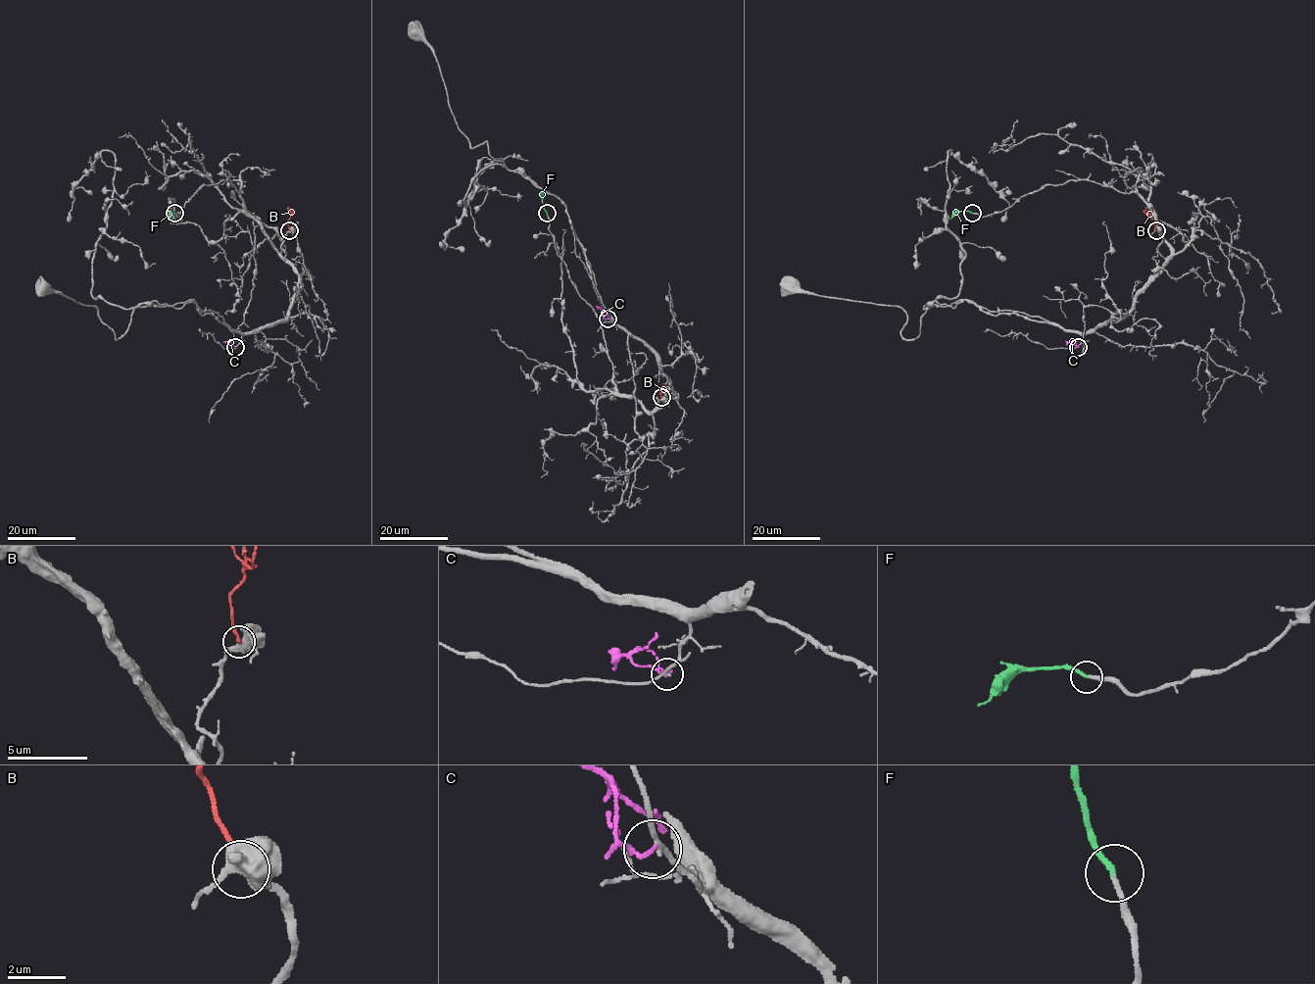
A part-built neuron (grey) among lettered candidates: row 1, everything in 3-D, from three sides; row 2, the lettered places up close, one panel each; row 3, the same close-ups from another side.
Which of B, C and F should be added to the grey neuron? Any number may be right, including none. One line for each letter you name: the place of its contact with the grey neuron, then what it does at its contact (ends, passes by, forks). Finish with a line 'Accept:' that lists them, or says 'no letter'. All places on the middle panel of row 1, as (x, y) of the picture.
B: meets grey at (661, 397); it ends there
F: meets grey at (547, 213); it ends there
Accept: B, F

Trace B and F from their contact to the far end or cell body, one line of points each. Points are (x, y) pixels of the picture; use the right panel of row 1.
B: (1156, 230), (1145, 209)
F: (972, 214), (956, 212), (949, 220)

